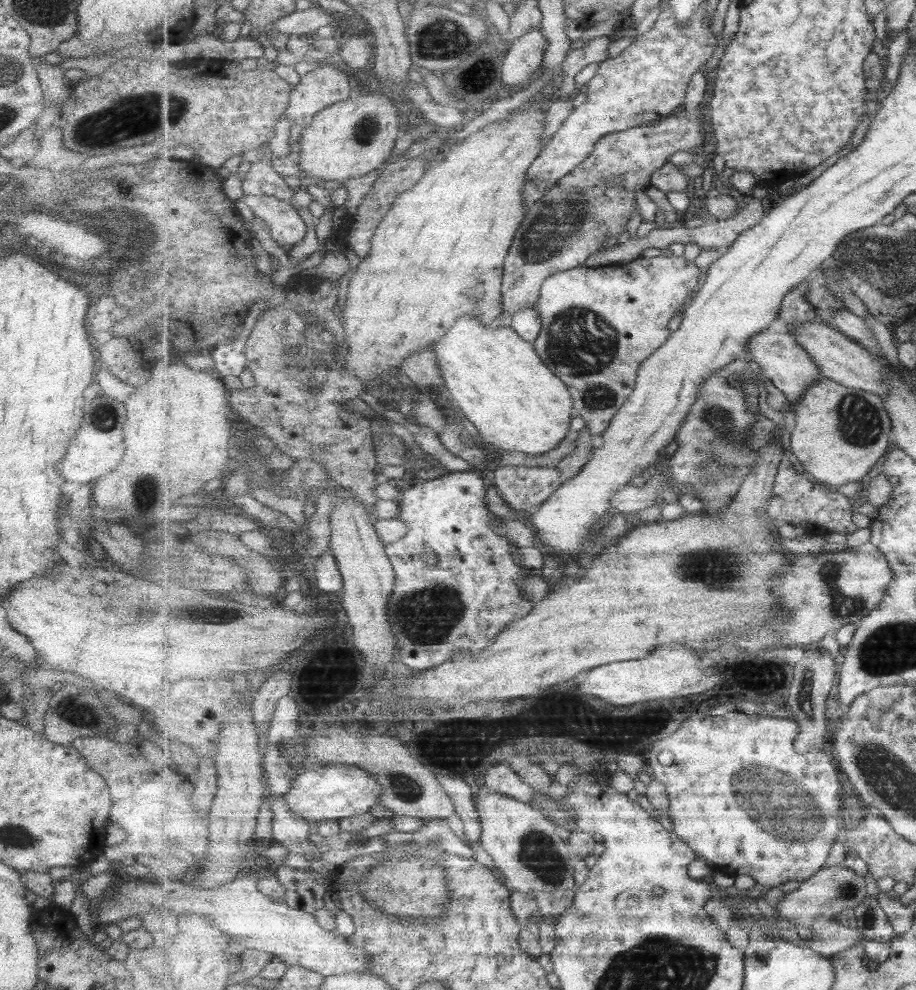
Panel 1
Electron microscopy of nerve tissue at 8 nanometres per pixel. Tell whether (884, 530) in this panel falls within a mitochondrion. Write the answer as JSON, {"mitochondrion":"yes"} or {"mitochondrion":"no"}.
{"mitochondrion":"no"}

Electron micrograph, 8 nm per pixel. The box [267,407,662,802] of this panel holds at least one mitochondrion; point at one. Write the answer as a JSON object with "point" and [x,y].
{"point":[428,615]}

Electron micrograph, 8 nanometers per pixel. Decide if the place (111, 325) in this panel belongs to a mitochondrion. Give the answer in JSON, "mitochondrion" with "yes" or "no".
{"mitochondrion":"no"}

